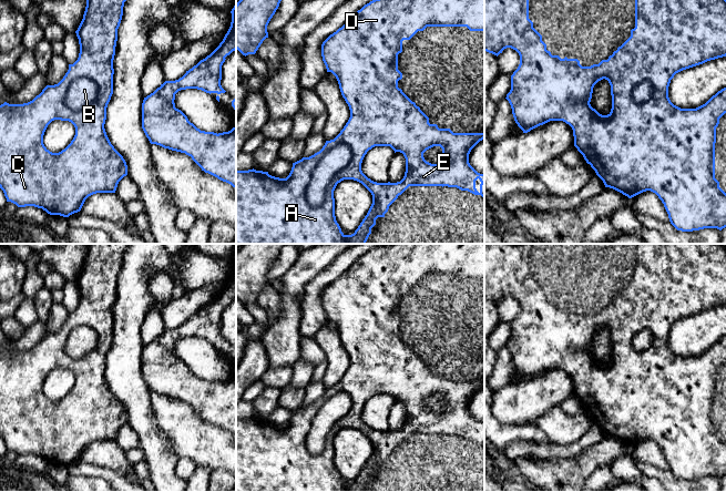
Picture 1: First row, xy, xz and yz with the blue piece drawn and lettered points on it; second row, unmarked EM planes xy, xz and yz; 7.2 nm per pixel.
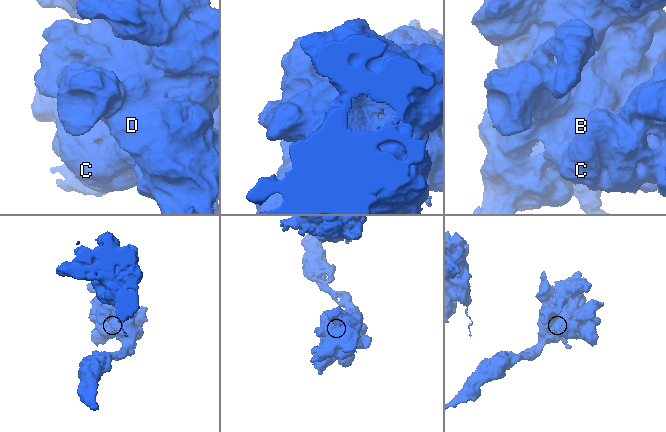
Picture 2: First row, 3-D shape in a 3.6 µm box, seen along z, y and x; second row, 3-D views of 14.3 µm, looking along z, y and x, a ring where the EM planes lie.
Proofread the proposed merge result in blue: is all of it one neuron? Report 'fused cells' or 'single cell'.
fused cells

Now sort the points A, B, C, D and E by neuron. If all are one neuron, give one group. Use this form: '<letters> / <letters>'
A C D E / B

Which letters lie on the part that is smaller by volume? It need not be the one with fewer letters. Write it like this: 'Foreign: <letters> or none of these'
Foreign: B

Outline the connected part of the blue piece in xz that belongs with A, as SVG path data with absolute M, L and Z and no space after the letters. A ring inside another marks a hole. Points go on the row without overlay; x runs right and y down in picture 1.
M390 244L387 246L379 246L365 253L360 258L358 258L350 268L339 276L336 280L330 283L321 293L321 305L326 314L327 320L331 320L339 332L339 337L342 346L350 358L350 366L340 381L330 389L326 389L323 397L309 406L303 406L301 408L293 411L292 419L286 427L275 426L268 422L268 420L248 418L248 419L236 419L236 492L366 492L369 483L371 482L371 476L376 473L376 468L378 465L385 465L388 460L389 454L401 443L409 434L448 434L457 435L461 439L468 439L474 443L481 443L484 447L484 422L478 421L469 411L469 402L471 398L484 387L484 381L453 381L450 377L439 377L437 372L430 372L429 366L416 353L403 340L398 336L398 329L402 327L402 321L398 318L398 303L402 300L402 289L410 288L418 279L423 279L427 275L467 275L470 279L484 279L484 244ZM339 392L346 392L351 401L352 406L350 410L336 423L333 426L331 430L326 437L326 442L324 450L318 455L311 455L306 449L306 437L310 430L310 424L315 416L317 414L319 408L331 397ZM375 394L390 394L395 401L400 400L406 407L406 420L405 424L400 430L397 431L377 431L368 427L361 419L361 411L369 398ZM440 394L442 397L442 402L446 406L446 410L442 412L431 412L427 410L423 406L423 401L433 396ZM344 428L354 428L361 431L372 443L372 452L358 474L351 483L345 483L341 480L339 472L335 464L335 447L334 439L338 431Z

